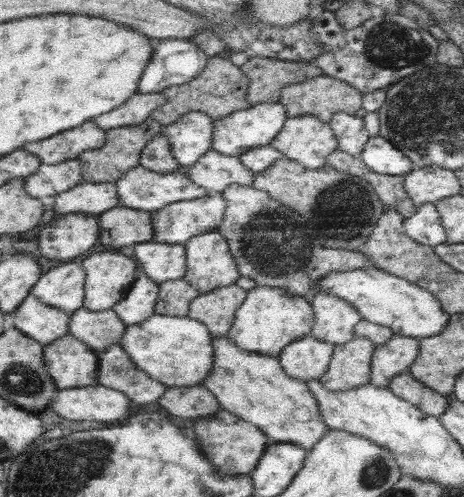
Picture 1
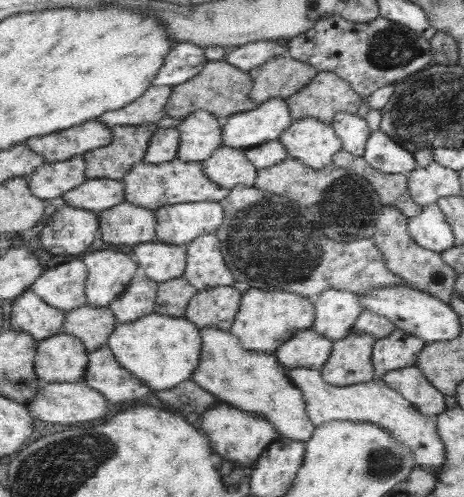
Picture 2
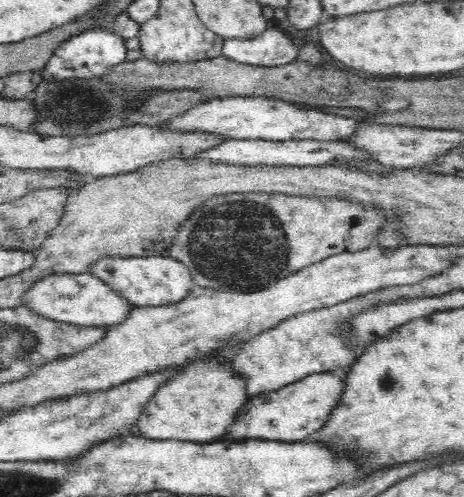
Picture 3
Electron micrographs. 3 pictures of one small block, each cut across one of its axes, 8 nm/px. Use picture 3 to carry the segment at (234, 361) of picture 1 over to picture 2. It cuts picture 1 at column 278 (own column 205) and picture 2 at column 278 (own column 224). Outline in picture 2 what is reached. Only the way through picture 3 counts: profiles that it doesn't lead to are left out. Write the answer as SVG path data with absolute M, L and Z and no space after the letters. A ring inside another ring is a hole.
M203 328L203 366L199 366L195 378L189 380L207 390L217 402L239 406L239 410L273 424L279 438L307 442L315 430L315 424L307 418L301 390L287 378L287 368L281 366L273 354L243 348L235 334Z

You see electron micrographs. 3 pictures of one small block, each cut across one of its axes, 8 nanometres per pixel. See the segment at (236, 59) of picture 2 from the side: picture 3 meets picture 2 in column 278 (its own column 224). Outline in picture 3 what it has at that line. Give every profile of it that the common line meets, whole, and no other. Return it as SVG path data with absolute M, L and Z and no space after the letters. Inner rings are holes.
M268 28L254 40L224 40L224 58L244 66L290 66L298 60L298 48L282 30Z

